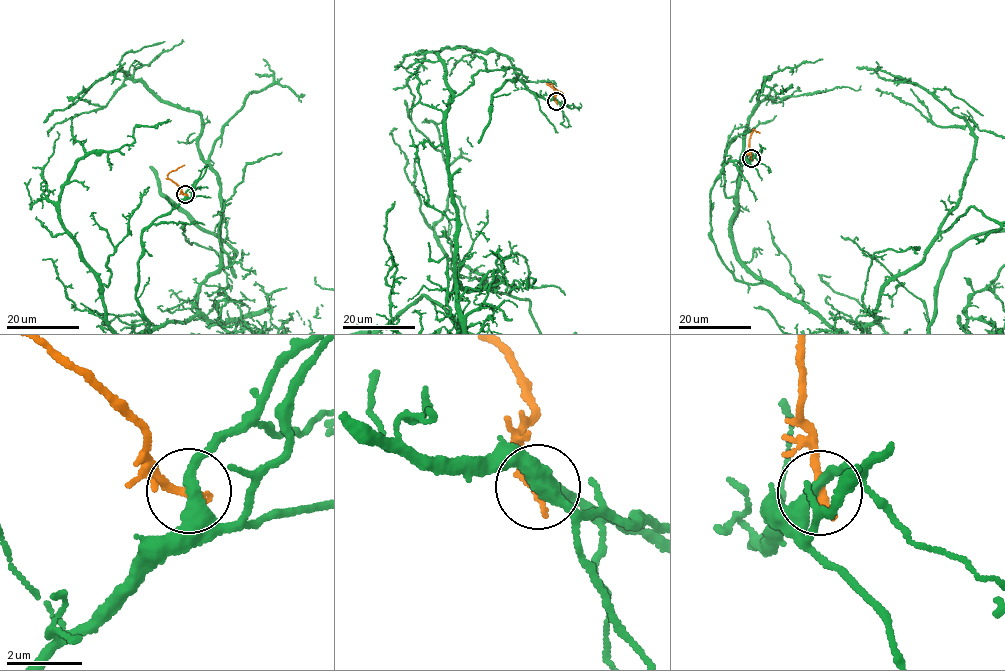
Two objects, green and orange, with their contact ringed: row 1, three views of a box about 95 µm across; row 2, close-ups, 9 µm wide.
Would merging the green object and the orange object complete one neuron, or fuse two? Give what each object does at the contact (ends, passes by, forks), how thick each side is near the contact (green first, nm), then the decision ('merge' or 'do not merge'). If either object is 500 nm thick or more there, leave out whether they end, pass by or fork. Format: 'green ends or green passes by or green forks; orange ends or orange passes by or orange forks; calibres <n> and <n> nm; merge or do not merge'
green passes by; orange ends; calibres 360 and 280 nm; do not merge

